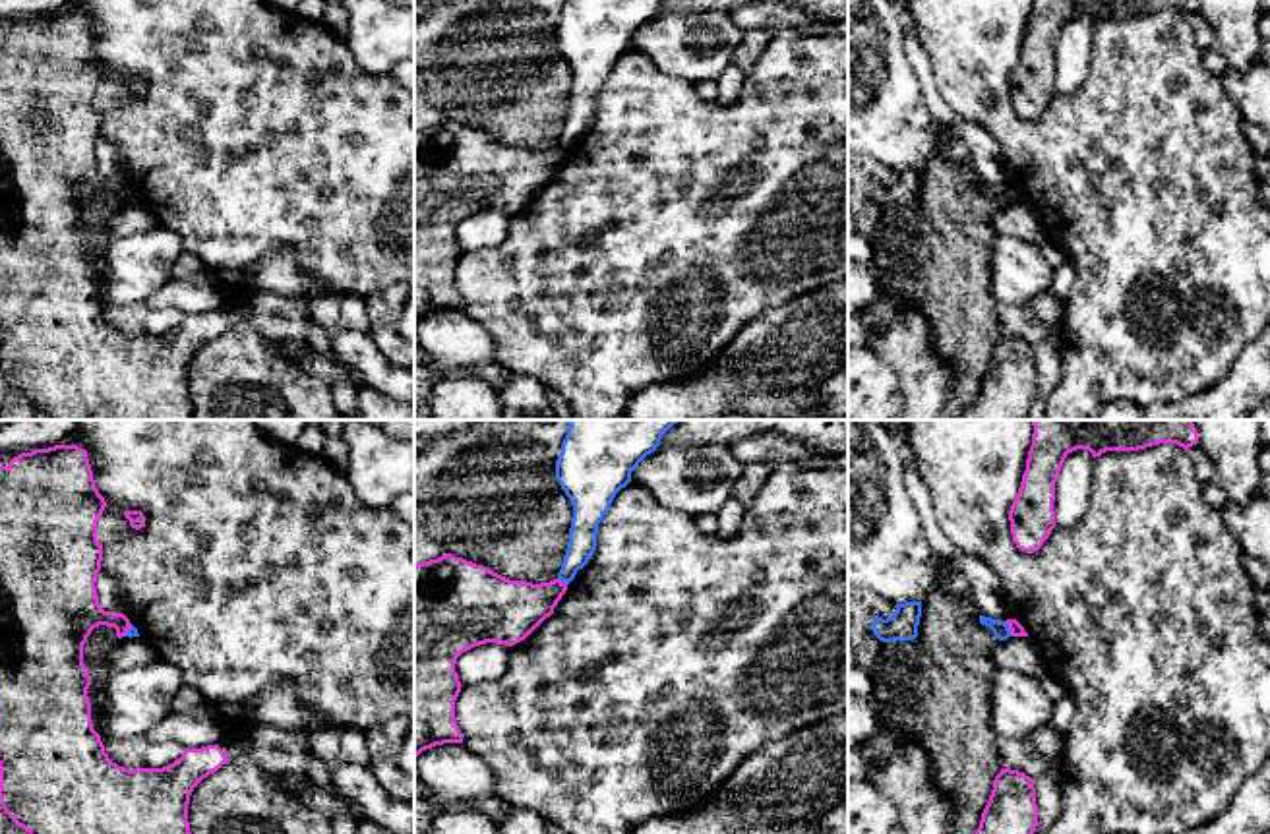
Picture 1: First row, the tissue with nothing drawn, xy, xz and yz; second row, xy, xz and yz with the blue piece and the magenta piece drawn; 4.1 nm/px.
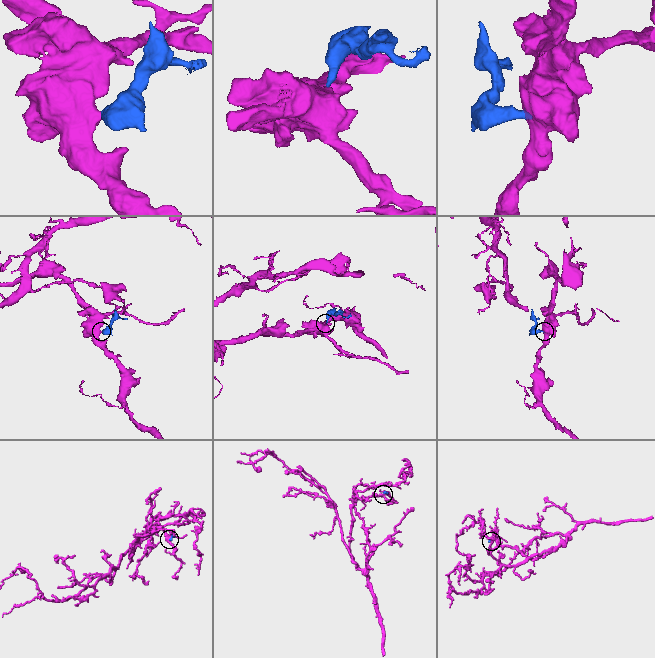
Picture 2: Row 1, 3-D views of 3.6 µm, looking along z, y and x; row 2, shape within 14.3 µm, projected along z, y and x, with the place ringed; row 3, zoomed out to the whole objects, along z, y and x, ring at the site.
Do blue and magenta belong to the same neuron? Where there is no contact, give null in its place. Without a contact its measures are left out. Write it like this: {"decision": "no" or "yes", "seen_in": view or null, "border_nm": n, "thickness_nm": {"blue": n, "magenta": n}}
{"decision": "no", "seen_in": "yz", "border_nm": 80, "thickness_nm": {"blue": 70, "magenta": 60}}

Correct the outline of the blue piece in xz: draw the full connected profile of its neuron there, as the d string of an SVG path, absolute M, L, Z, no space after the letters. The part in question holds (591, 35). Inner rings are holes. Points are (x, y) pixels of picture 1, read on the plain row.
M567 0L556 45L573 72L569 108L558 145L569 151L596 116L598 91L639 29L664 0Z

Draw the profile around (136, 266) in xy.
M161 224L112 238L99 271L103 288L93 296L110 308L145 302L174 277L182 253L180 236Z

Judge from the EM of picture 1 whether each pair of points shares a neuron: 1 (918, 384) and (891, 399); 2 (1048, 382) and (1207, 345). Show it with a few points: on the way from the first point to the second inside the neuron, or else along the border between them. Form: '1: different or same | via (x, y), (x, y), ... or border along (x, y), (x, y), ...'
1: different | border along (877, 355), (895, 372), (905, 399)
2: different | border along (1059, 345), (1059, 380), (1044, 399)

